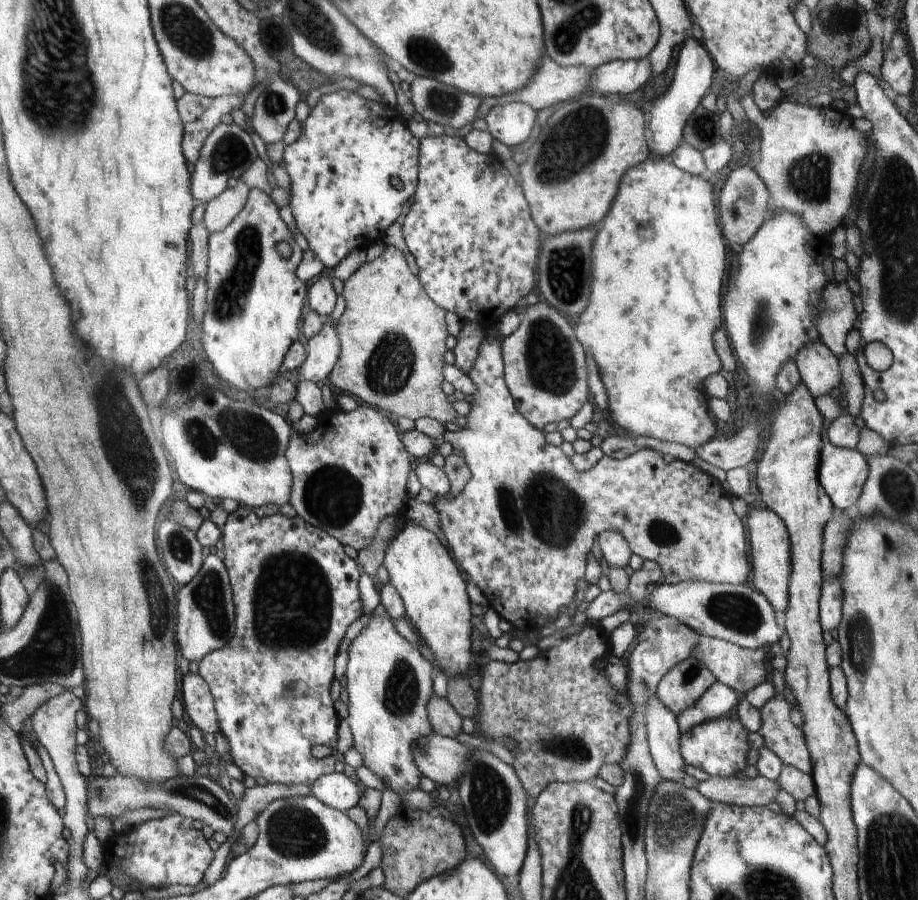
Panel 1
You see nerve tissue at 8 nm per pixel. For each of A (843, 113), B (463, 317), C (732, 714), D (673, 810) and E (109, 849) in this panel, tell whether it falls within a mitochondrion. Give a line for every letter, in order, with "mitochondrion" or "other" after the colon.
A: other
B: other
C: other
D: mitochondrion
E: other

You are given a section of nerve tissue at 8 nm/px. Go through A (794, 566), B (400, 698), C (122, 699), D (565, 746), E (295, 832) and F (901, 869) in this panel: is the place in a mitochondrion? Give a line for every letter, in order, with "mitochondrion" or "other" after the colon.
A: other
B: mitochondrion
C: other
D: mitochondrion
E: mitochondrion
F: mitochondrion

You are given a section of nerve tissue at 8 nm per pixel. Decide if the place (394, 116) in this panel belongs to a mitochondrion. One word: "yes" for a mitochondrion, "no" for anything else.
no

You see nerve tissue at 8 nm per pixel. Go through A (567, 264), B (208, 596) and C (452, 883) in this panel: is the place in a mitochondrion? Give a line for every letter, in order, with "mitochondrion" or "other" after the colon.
A: mitochondrion
B: mitochondrion
C: other

